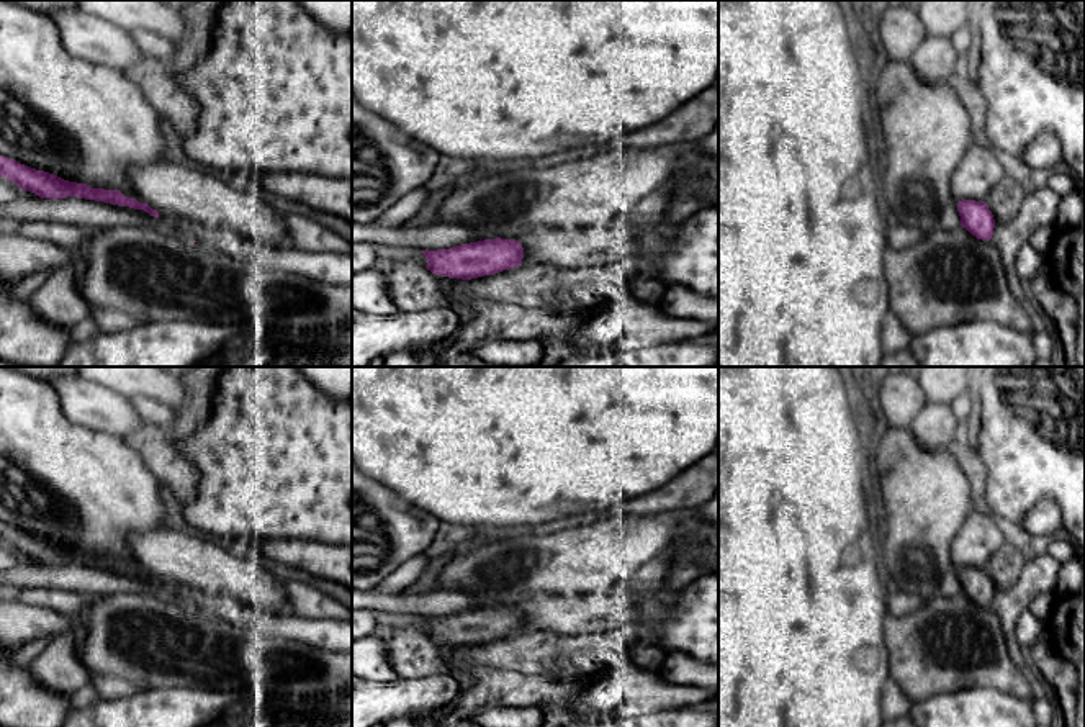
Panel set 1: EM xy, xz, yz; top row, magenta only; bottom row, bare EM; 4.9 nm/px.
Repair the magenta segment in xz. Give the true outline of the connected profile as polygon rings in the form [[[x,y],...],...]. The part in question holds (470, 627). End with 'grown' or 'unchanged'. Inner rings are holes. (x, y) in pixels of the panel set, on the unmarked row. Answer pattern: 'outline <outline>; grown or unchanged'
outline [[[484,606],[450,616],[421,617],[432,640],[461,645],[455,662],[486,665],[571,681],[610,668],[614,637],[607,634],[556,635],[524,630],[524,614],[515,606]]]; grown

